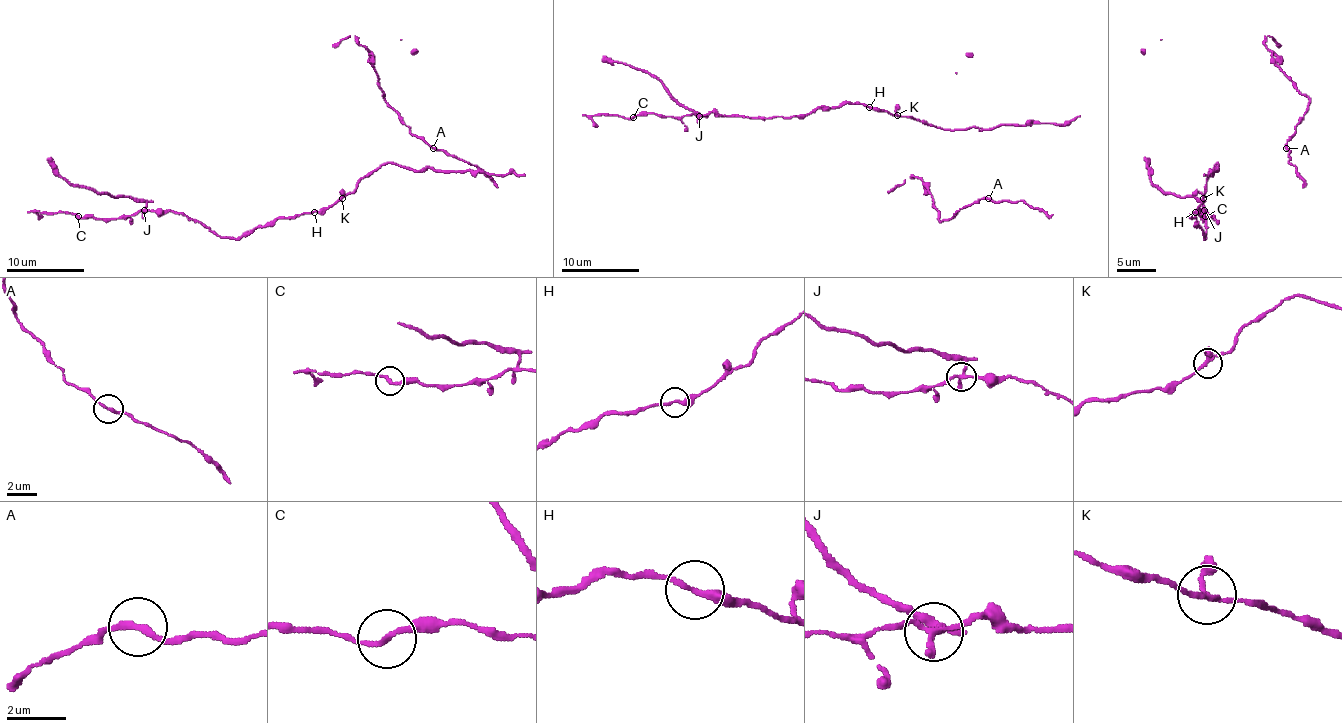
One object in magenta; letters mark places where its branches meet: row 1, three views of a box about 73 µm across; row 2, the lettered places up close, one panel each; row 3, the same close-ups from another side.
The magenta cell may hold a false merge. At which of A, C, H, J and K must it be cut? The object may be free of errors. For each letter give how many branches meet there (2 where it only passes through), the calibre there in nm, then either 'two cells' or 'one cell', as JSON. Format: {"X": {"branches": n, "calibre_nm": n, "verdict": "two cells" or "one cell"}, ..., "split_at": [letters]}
{"A": {"branches": 2, "calibre_nm": 190, "verdict": "one cell"}, "C": {"branches": 2, "calibre_nm": 200, "verdict": "one cell"}, "H": {"branches": 2, "calibre_nm": 220, "verdict": "one cell"}, "J": {"branches": 3, "calibre_nm": 190, "verdict": "two cells"}, "K": {"branches": 3, "calibre_nm": 170, "verdict": "one cell"}, "split_at": ["J"]}

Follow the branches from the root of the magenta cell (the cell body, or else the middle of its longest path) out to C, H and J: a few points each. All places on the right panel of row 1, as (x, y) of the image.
C: (1212, 171), (1203, 200), (1191, 214), (1205, 237), (1207, 223), (1203, 210), (1205, 218), (1201, 218), (1205, 216)
H: (1212, 171), (1203, 200), (1195, 212)
J: (1212, 171), (1203, 200), (1191, 214), (1205, 237), (1207, 223), (1201, 212), (1205, 210)

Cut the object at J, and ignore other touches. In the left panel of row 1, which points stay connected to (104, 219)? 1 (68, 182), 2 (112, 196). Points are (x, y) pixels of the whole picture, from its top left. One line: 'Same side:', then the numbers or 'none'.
Same side: none

